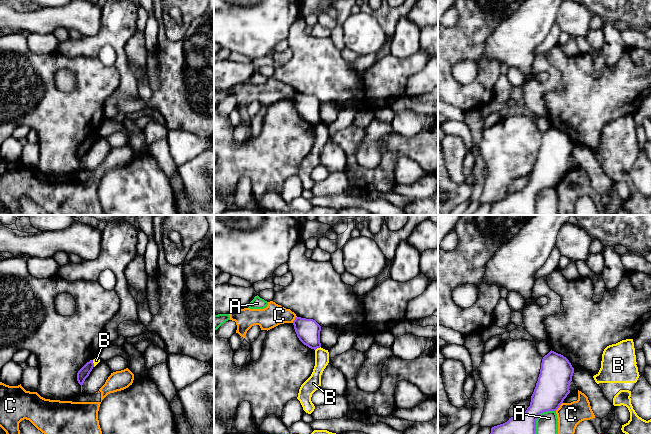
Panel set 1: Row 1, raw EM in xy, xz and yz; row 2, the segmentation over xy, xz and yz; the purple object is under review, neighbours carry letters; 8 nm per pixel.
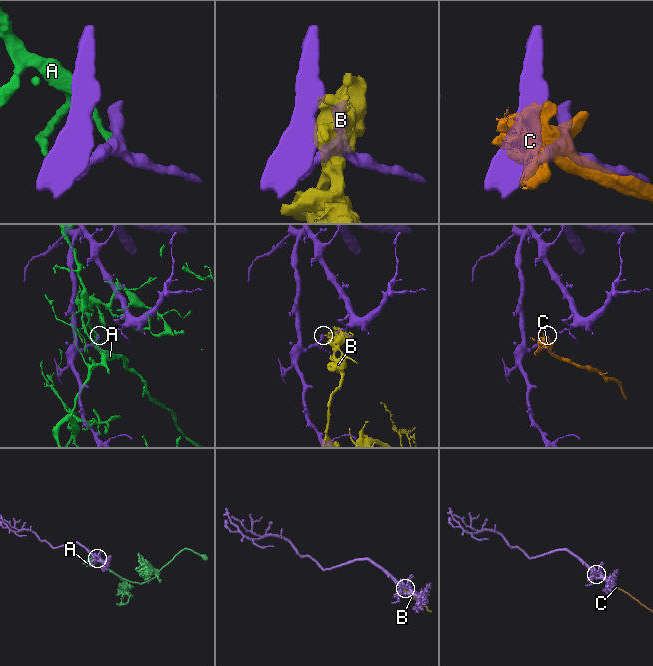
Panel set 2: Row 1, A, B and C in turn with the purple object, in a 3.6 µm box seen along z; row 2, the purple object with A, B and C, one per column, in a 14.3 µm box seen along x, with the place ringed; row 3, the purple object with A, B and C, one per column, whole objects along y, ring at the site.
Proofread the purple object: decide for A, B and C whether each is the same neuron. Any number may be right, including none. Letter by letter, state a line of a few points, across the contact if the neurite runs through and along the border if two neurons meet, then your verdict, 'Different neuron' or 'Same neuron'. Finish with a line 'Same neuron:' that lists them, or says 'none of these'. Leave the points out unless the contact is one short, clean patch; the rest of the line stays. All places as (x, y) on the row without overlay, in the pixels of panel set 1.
A: Different neuron
B: Line: xz (320, 122), (315, 126). Different neuron
C: Different neuron
Same neuron: none of these

